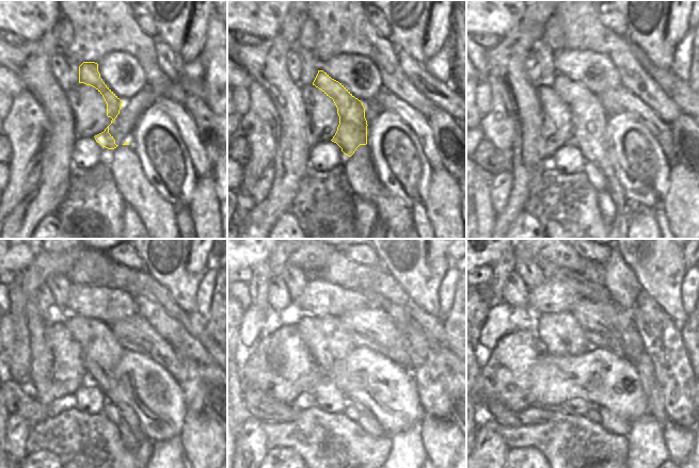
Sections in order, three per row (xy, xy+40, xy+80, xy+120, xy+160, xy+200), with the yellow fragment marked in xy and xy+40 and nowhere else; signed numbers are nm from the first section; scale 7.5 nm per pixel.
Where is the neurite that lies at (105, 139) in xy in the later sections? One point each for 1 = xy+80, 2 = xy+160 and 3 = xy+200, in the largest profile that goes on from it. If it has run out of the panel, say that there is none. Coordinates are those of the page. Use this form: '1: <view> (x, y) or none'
1: xy+80 (589, 117)
2: xy+160 (327, 340)
3: xy+200 (559, 334)

